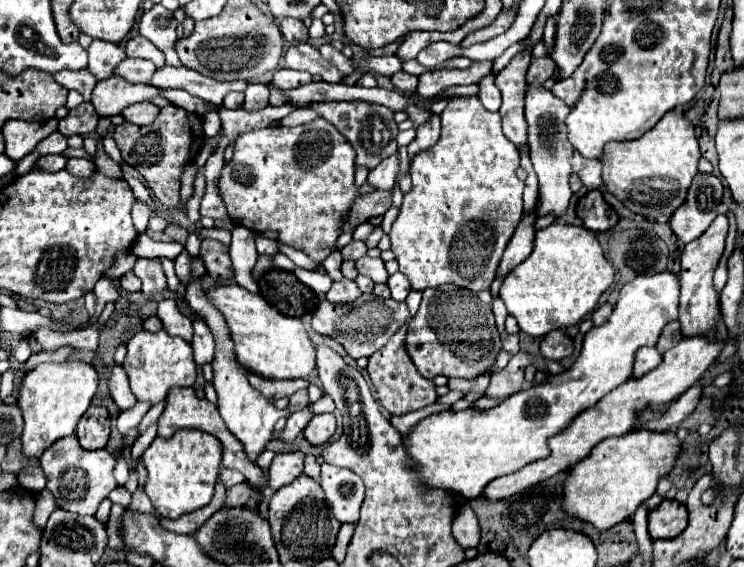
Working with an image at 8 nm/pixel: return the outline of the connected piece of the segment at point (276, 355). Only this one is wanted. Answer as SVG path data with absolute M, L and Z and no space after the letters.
M239 285L215 287L207 293L211 303L223 313L231 337L235 339L237 361L251 373L267 379L309 379L315 369L315 347L297 317L283 315L261 295L249 293Z

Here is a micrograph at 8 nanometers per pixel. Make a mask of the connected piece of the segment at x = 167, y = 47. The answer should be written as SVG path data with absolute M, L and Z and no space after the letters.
M153 5L153 9L145 11L139 21L139 33L165 53L165 59L171 67L181 67L181 61L173 49L173 43L177 41L175 29L177 21L173 13L163 5Z

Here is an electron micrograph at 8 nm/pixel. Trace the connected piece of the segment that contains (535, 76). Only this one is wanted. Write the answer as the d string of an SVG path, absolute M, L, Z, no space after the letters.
M541 57L541 59L533 59L531 65L529 65L529 79L535 83L535 85L543 85L551 75L555 73L555 63L551 57Z

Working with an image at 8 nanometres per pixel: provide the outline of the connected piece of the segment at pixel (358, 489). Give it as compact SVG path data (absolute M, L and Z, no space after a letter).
M321 465L321 487L325 491L327 501L331 503L333 515L341 523L357 523L359 507L363 501L363 481L343 467Z

